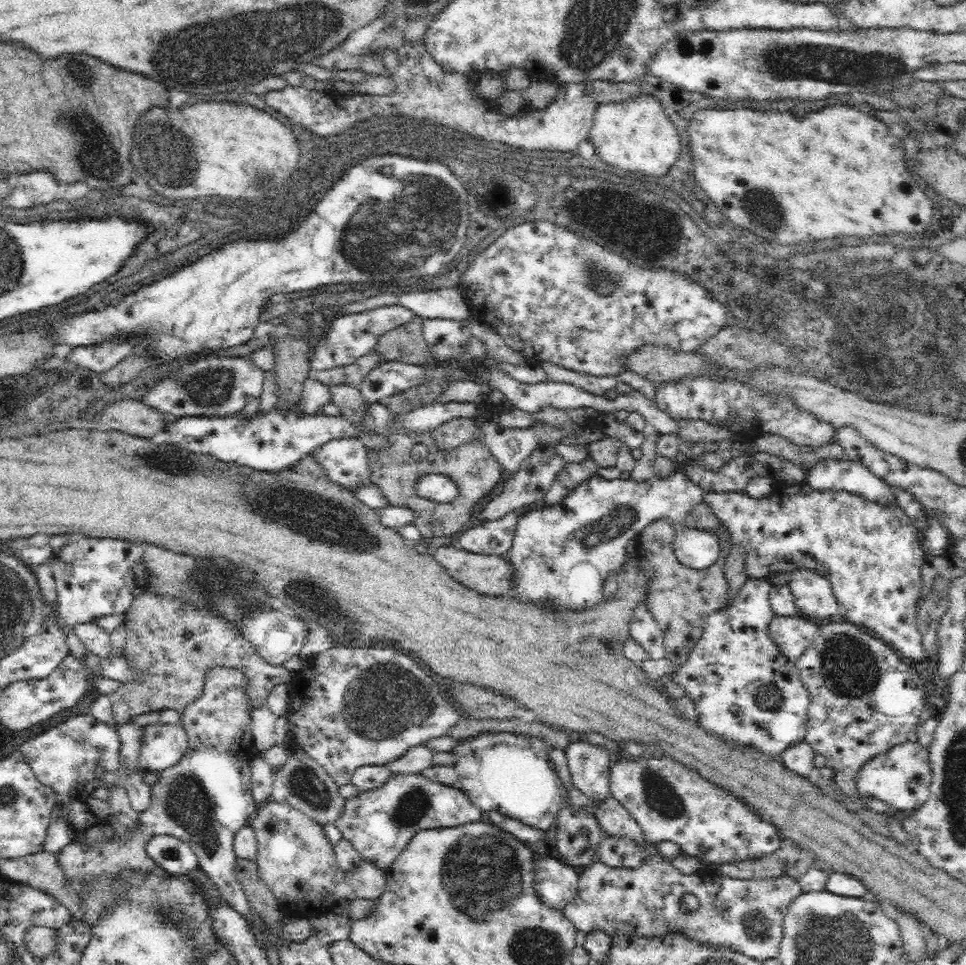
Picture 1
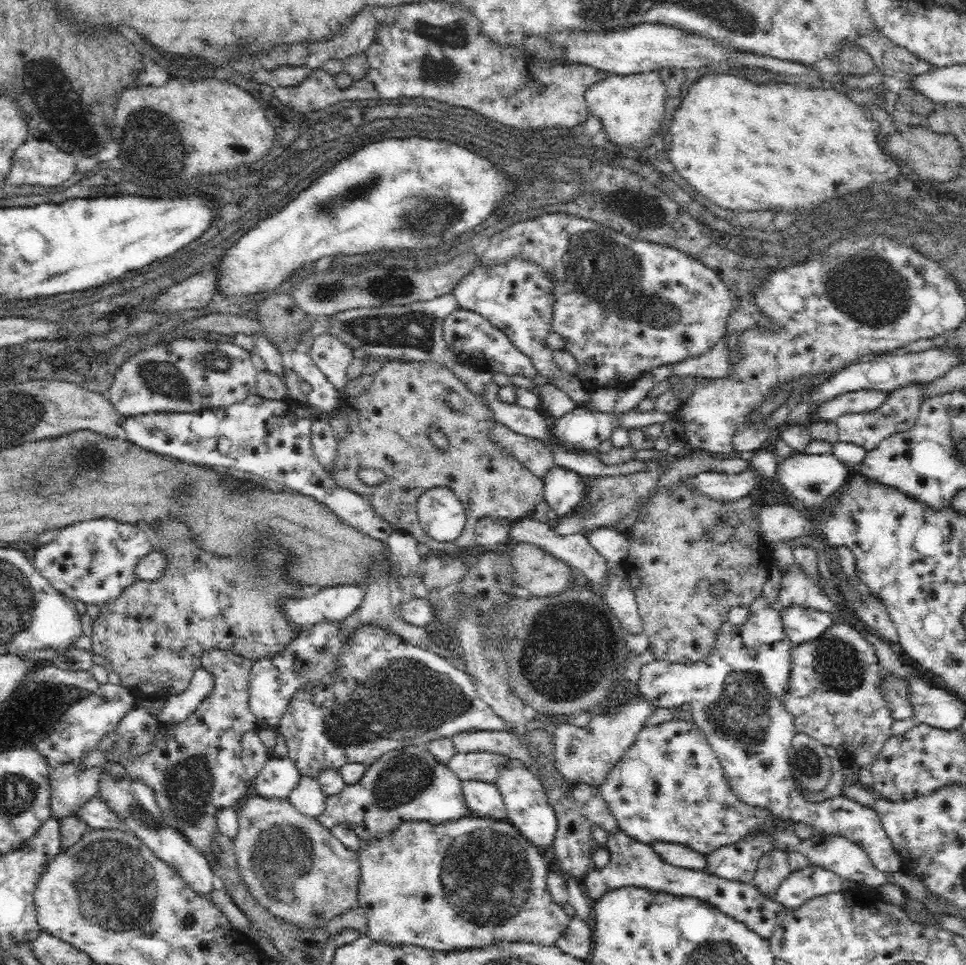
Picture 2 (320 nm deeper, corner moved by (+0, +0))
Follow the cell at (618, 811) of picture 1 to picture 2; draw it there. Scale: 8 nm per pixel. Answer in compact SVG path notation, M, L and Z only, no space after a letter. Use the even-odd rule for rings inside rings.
M618 826L607 831L606 848L610 851L610 860L603 868L591 867L581 881L581 892L584 900L594 904L608 893L624 887L638 887L652 893L666 893L668 895L687 898L697 898L728 917L746 925L748 930L755 932L760 938L768 941L776 925L788 912L788 908L781 902L776 902L754 887L752 882L738 882L716 877L705 871L676 867L668 864L650 843L644 843L628 836Z

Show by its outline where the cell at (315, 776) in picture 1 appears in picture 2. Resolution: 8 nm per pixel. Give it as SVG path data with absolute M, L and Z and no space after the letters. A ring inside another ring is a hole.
M289 755L271 757L255 778L255 789L261 797L289 798L297 784L301 781L302 773L297 762Z

